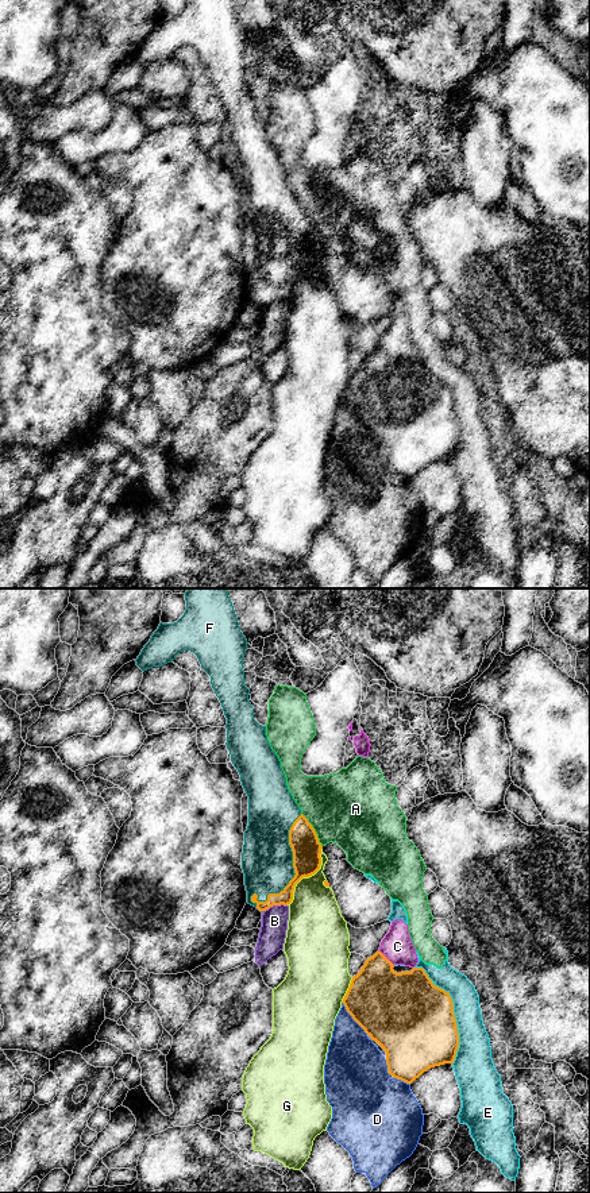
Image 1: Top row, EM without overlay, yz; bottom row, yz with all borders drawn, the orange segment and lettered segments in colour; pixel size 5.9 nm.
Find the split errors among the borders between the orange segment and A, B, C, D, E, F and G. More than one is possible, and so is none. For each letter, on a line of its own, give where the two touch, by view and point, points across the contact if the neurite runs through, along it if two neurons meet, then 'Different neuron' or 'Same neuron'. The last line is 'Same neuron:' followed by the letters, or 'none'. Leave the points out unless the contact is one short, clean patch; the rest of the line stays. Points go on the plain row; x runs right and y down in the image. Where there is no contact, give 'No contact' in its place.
A: Touches orange at yz (313, 226). Boundary: yz (301, 208), (313, 224), (322, 242). Different neuron
B: Touches orange at yz (274, 300). Different neuron
C: Touches orange at yz (386, 354). Different neuron
D: Touches orange at yz (353, 413). Different neuron
E: Touches orange at yz (452, 406). Different neuron
F: Touches orange at yz (293, 262). Same neuron
G: Touches orange at yz (307, 271). Different neuron
Same neuron: F

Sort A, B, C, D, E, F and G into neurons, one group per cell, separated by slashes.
A E / B / C / D / F / G

